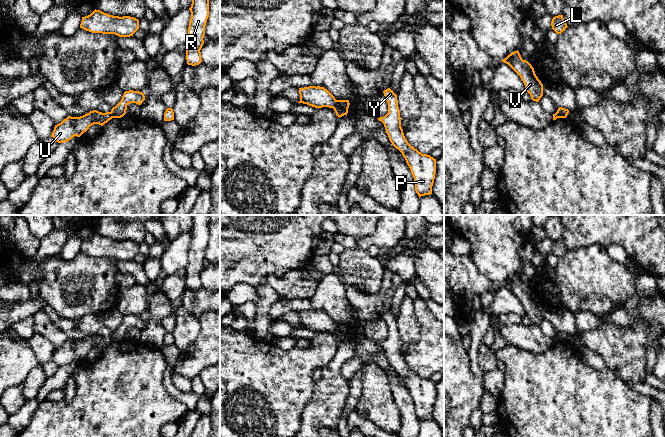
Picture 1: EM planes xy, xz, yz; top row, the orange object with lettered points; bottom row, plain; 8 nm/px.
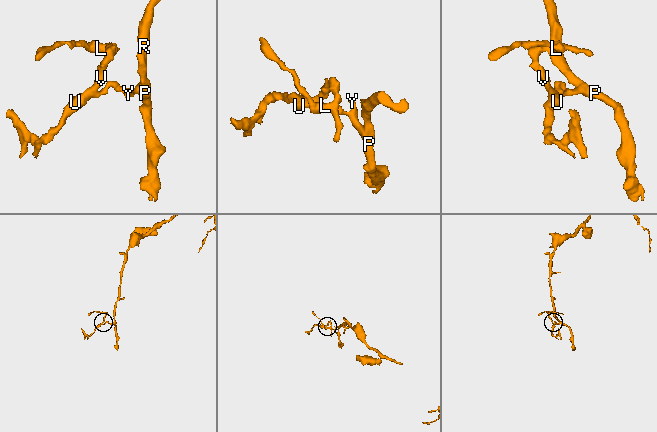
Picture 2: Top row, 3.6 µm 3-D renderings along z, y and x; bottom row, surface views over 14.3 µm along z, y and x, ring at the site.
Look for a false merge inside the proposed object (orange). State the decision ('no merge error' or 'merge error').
merge error

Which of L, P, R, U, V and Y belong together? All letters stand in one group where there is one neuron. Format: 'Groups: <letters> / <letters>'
Groups: L U V / P R Y

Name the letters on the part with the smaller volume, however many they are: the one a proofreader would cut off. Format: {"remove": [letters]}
{"remove": ["L", "U", "V"]}

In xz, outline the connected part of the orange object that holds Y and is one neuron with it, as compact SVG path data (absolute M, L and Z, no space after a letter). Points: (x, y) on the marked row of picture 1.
M390 88L383 91L388 103L388 113L378 118L384 124L392 145L398 149L406 160L415 182L415 191L419 198L432 194L432 186L436 174L436 159L422 154L411 146L404 136L401 127L400 111L397 95Z

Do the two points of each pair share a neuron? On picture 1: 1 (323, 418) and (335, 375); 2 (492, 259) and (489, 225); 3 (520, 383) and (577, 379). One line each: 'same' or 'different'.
1: same
2: same
3: same

